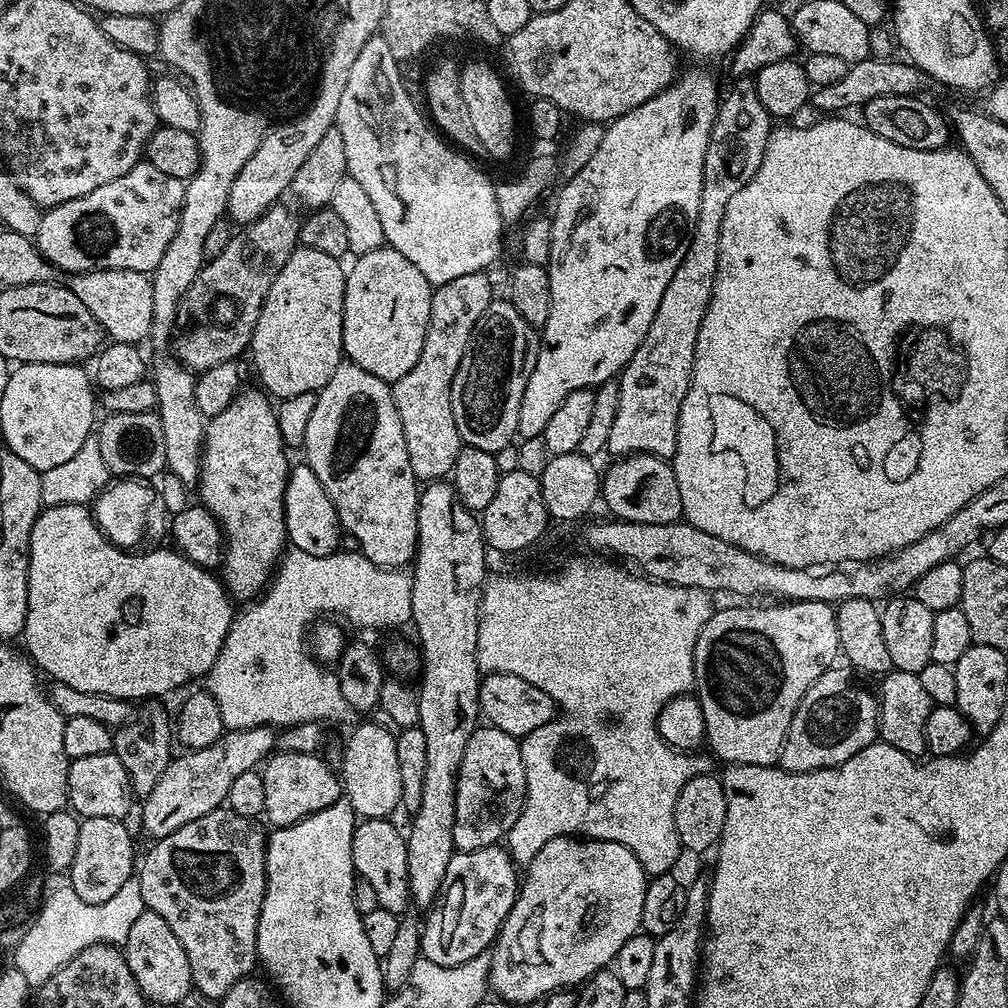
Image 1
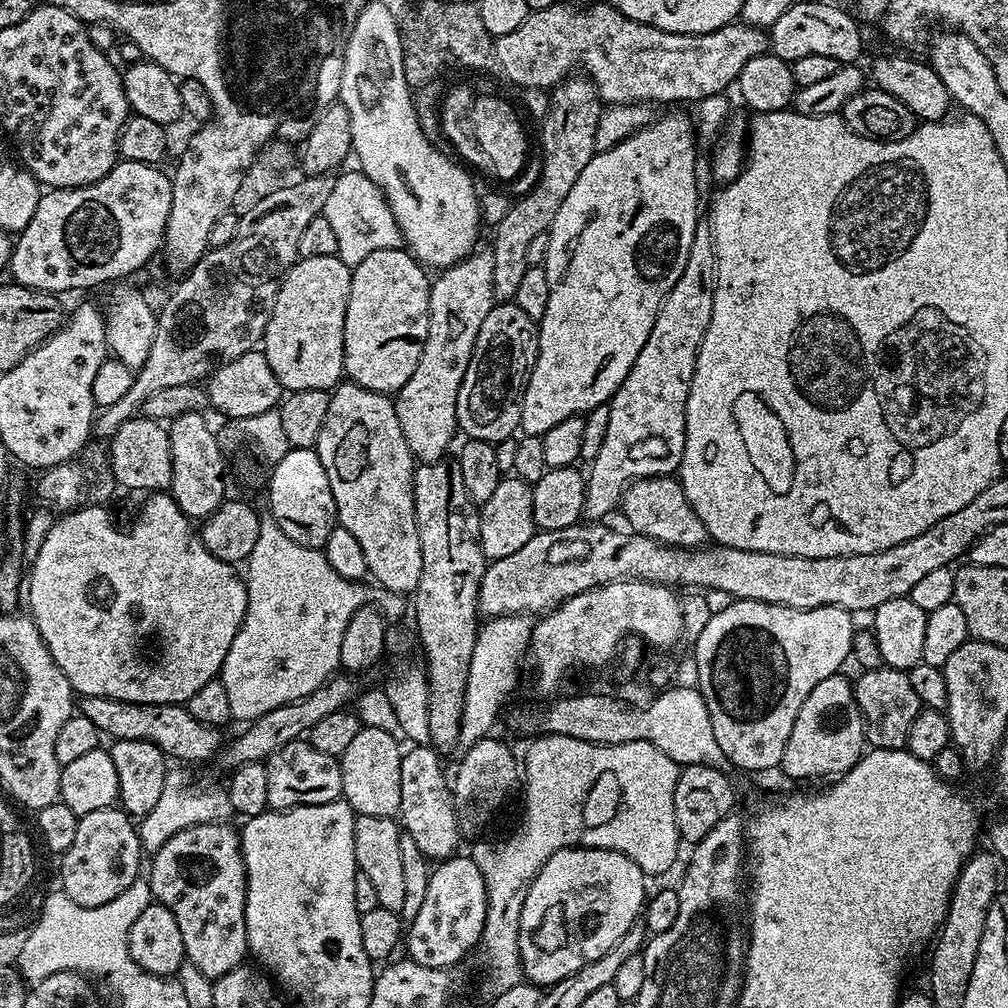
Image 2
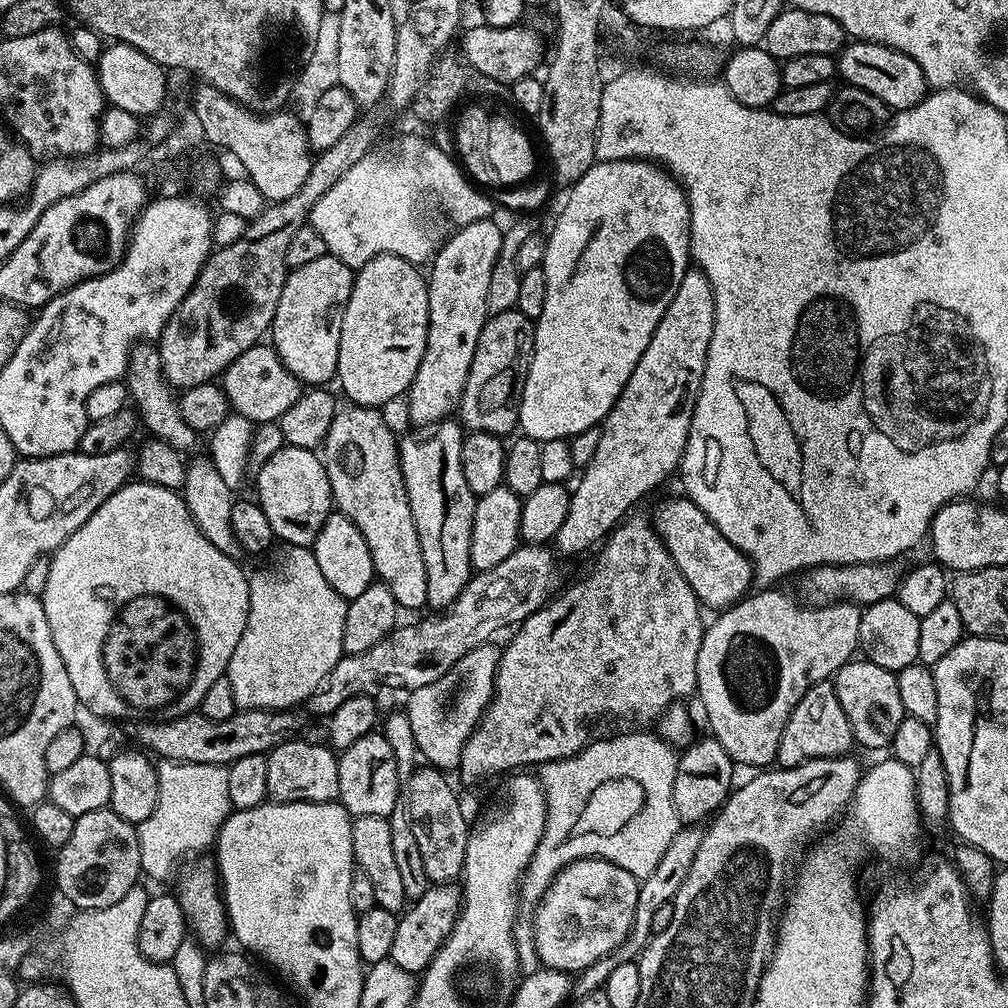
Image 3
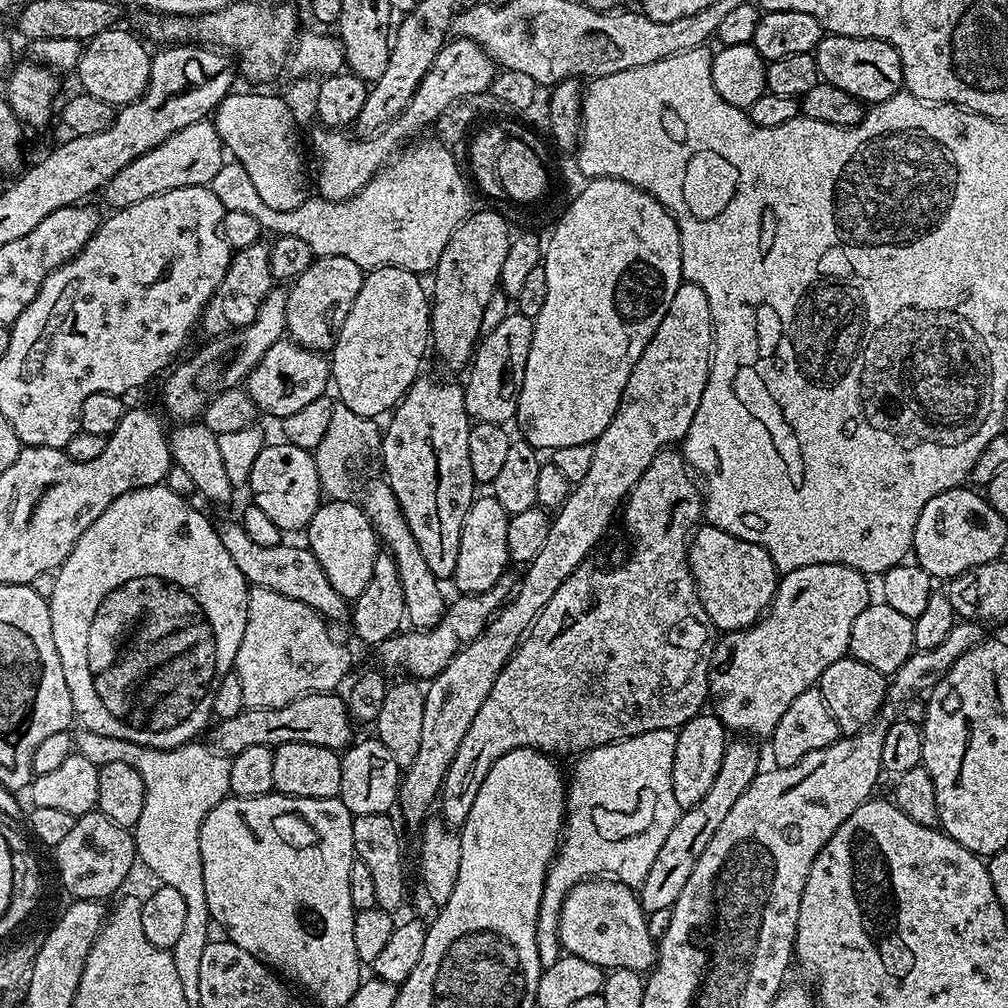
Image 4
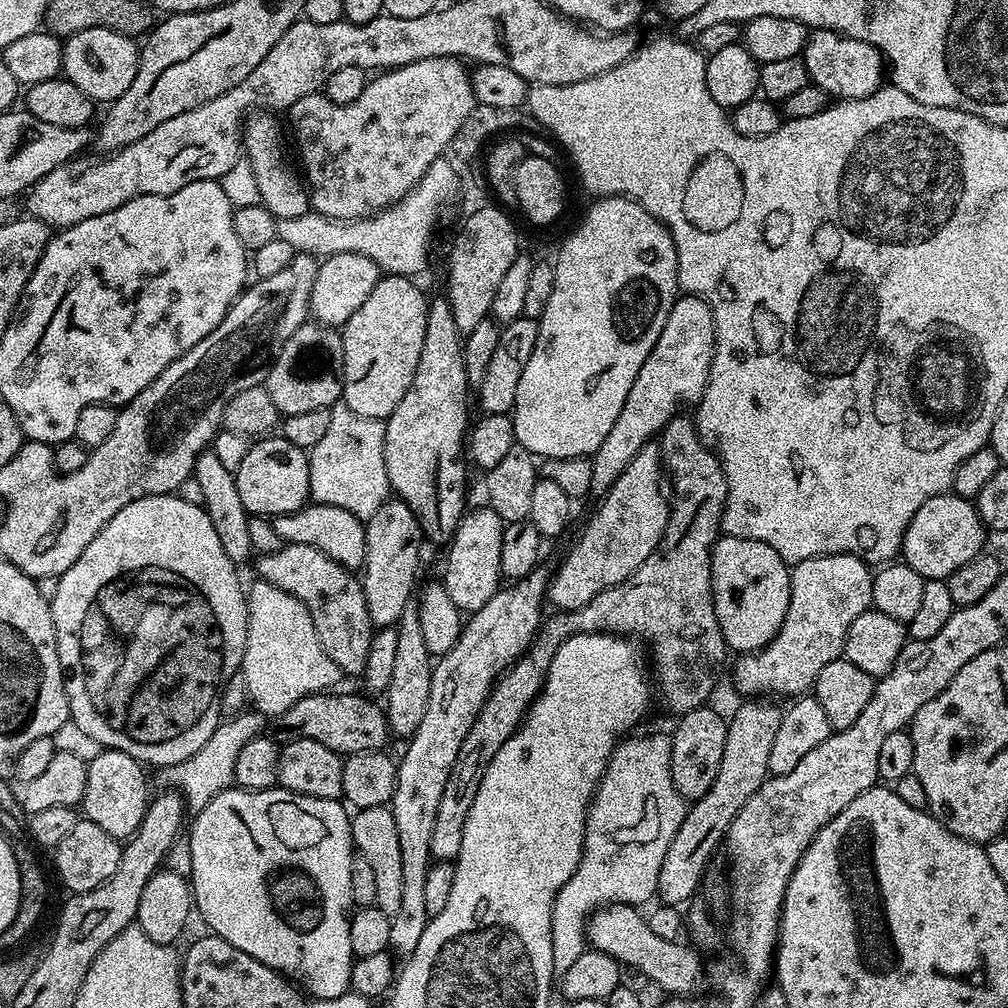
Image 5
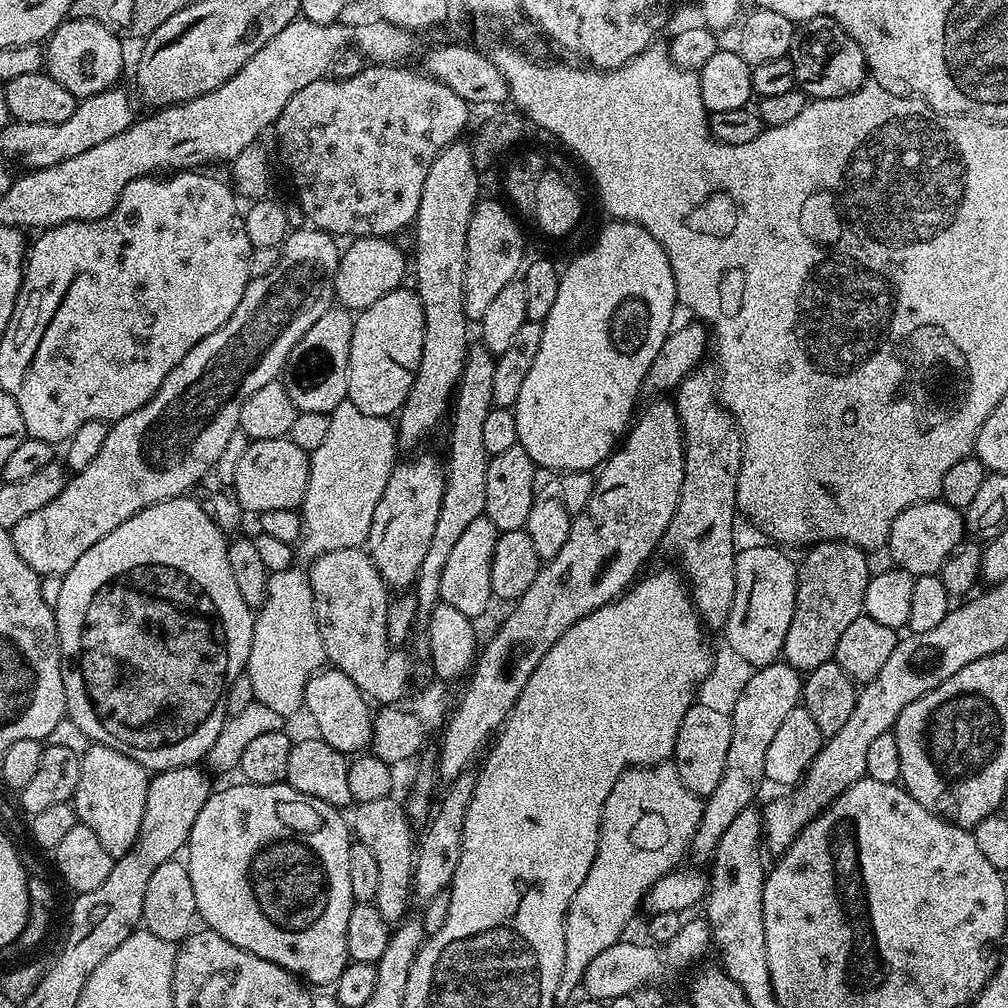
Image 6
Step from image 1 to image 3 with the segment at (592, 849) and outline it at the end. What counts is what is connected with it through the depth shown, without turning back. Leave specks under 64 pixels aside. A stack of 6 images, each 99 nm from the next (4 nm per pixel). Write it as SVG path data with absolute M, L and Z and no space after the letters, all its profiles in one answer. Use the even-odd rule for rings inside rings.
M575 860L567 864L546 890L532 917L536 953L541 965L569 974L579 974L586 966L598 962L598 958L609 956L628 937L636 917L639 889L640 881L636 877L622 870L622 866L614 866L614 862L609 860Z

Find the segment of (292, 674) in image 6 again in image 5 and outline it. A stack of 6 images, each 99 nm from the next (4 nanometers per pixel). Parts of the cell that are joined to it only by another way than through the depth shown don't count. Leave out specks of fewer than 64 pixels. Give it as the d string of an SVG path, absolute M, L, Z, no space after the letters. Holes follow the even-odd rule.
M265 580L253 581L246 588L248 633L240 671L246 678L251 707L265 718L278 718L290 710L294 702L315 692L335 689L335 684L342 680L342 673L330 654L322 650L308 607Z

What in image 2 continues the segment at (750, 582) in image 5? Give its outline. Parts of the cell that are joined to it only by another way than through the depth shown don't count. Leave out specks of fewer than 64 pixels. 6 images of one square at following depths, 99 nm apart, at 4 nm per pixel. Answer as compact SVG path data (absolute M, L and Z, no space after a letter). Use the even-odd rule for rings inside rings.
M647 476L628 485L624 489L623 512L628 519L627 527L635 535L656 540L659 544L693 549L709 543L710 537L702 518L698 518L694 506L690 506L679 479L672 476Z

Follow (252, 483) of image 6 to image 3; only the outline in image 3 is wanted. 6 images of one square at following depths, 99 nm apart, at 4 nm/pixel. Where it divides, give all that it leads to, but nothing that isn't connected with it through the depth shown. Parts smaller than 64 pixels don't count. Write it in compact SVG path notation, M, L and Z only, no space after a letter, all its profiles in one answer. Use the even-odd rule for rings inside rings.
M283 446L254 473L254 496L270 522L273 537L277 541L284 540L280 542L294 548L312 548L323 524L334 512L332 487L323 459L310 448Z

